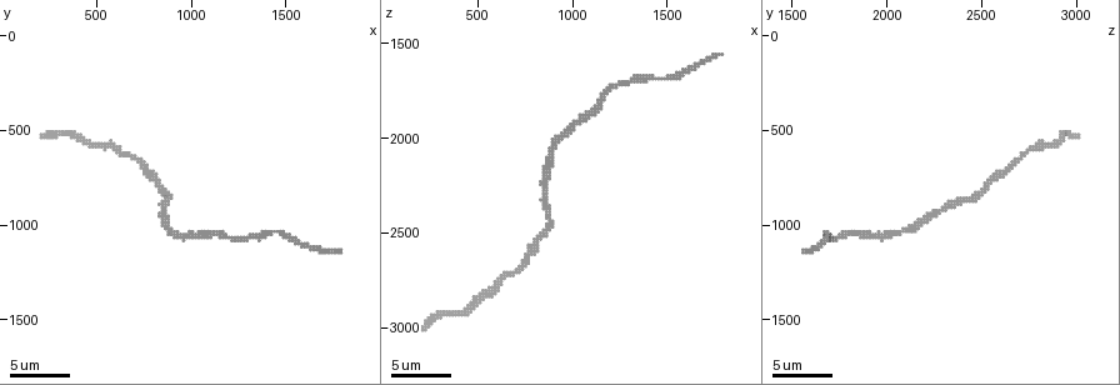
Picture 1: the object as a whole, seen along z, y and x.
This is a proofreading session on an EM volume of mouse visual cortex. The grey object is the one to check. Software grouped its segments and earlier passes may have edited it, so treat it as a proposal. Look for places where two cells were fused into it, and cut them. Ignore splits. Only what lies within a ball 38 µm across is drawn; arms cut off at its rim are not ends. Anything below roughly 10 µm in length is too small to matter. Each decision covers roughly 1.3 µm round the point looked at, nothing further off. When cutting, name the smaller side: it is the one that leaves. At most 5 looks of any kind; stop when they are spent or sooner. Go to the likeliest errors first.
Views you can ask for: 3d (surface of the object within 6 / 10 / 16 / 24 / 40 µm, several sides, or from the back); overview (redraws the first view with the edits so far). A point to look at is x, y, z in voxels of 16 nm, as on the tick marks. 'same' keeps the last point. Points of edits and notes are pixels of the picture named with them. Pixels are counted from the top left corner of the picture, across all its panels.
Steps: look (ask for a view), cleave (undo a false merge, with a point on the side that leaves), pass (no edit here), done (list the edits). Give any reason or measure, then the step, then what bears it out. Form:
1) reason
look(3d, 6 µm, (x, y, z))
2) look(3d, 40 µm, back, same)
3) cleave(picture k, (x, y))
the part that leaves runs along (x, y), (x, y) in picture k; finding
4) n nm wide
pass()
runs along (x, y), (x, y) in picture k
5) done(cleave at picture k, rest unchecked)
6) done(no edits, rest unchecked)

look(3d, 10 µm, (860, 970, 2210))

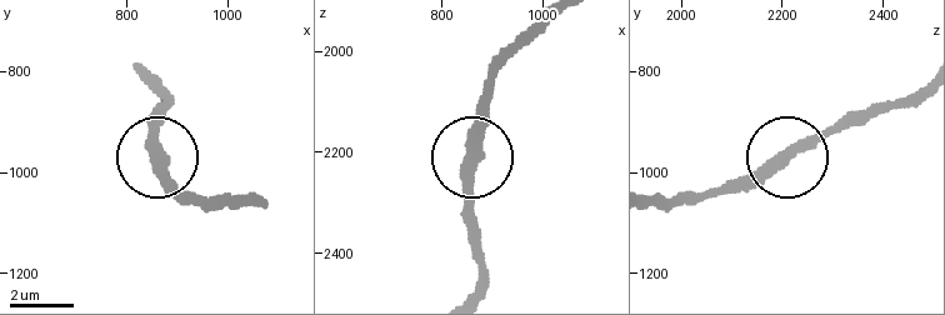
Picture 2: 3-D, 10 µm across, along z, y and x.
look(3d, 6 µm, (855, 960, 2225))

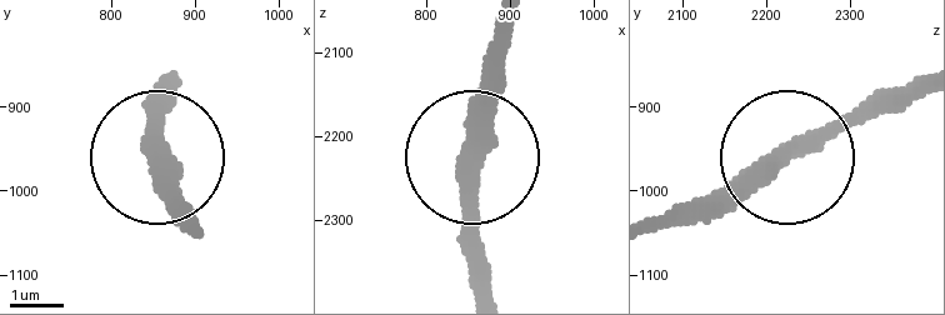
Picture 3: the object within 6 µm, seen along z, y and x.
390 nm wide
pass()
all the same cell

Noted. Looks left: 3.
thick turns thin
look(3d, 10 µm, (1150, 1060, 1810))

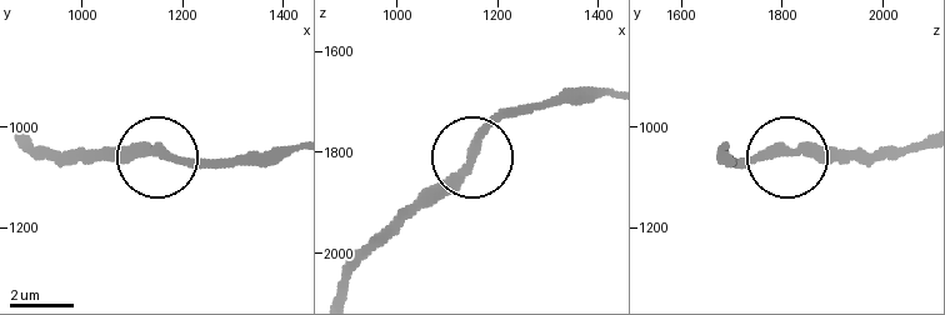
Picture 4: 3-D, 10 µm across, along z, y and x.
pass()
runs along (341, 288), (526, 105) in picture 4; one cell here

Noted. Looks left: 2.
sudden change in width
look(3d, 16 µm, (760, 700, 2640))

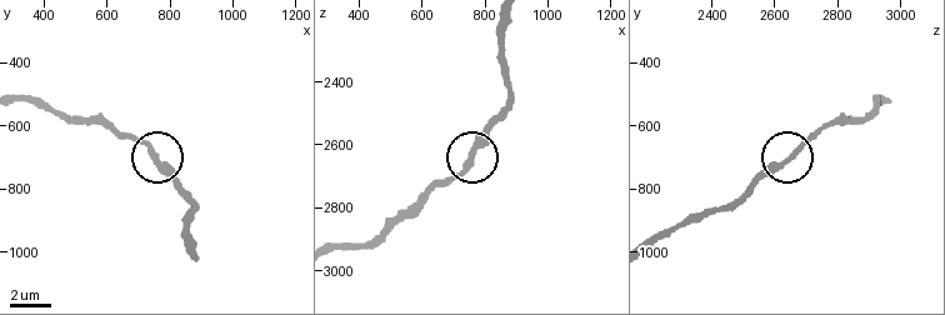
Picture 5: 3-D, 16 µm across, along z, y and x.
pass()
runs along (653, 238), (729, 211), (823, 129) in picture 5; continuous, no second cell

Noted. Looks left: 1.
done(no edits, rest unchecked)

